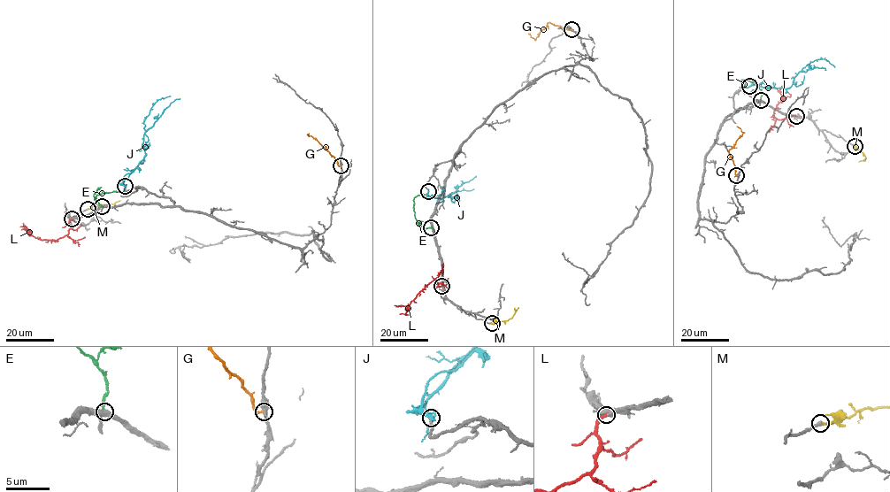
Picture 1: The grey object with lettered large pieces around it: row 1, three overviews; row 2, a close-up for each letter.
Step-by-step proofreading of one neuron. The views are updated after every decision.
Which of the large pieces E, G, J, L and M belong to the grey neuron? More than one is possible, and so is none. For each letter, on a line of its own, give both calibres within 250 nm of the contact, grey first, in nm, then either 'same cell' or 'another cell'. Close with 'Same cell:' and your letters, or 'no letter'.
E: 400 nm thick on the grey side, 320 nm on the other; another cell
G: 340 nm thick on the grey side, 220 nm on the other; another cell
J: 240 nm thick on the grey side, 320 nm on the other; another cell
L: 320 nm thick on the grey side, 320 nm on the other; same cell
M: 320 nm thick on the grey side, 300 nm on the other; same cell
Same cell: L, M

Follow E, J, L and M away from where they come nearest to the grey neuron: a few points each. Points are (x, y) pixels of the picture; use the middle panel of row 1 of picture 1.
E: (432, 227), (422, 227), (415, 216), (413, 200), (417, 196), (425, 194)
J: (428, 190), (429, 197), (441, 198), (455, 197), (450, 194), (448, 196), (452, 192), (474, 188)
L: (441, 286), (434, 280), (425, 286), (410, 302), (407, 314), (399, 314)
M: (492, 324), (508, 320), (518, 307)

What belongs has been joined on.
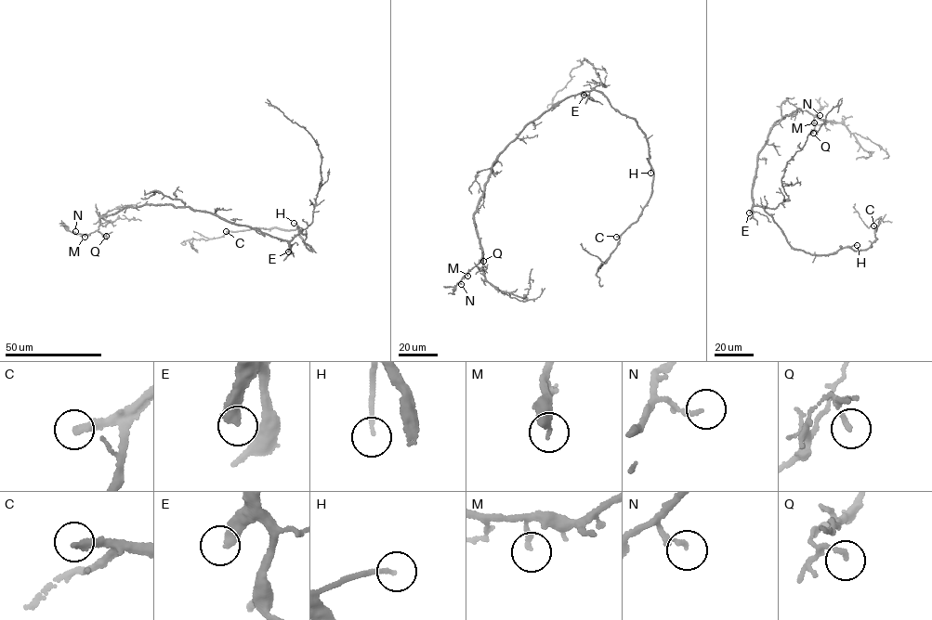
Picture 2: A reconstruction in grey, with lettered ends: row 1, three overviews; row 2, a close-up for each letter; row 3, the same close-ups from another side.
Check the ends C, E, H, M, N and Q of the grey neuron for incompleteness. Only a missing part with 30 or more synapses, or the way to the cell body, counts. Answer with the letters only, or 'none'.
C, E, H

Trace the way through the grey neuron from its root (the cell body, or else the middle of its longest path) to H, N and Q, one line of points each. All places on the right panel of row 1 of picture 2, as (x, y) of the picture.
H: (753, 201), (755, 206), (763, 207), (771, 215), (786, 241), (795, 249), (811, 254), (827, 254), (857, 245)
N: (753, 201), (757, 161), (775, 122), (802, 109), (832, 122), (820, 124), (813, 122), (820, 115)
Q: (753, 201), (757, 161), (775, 122), (802, 109), (832, 122), (815, 125), (813, 133)

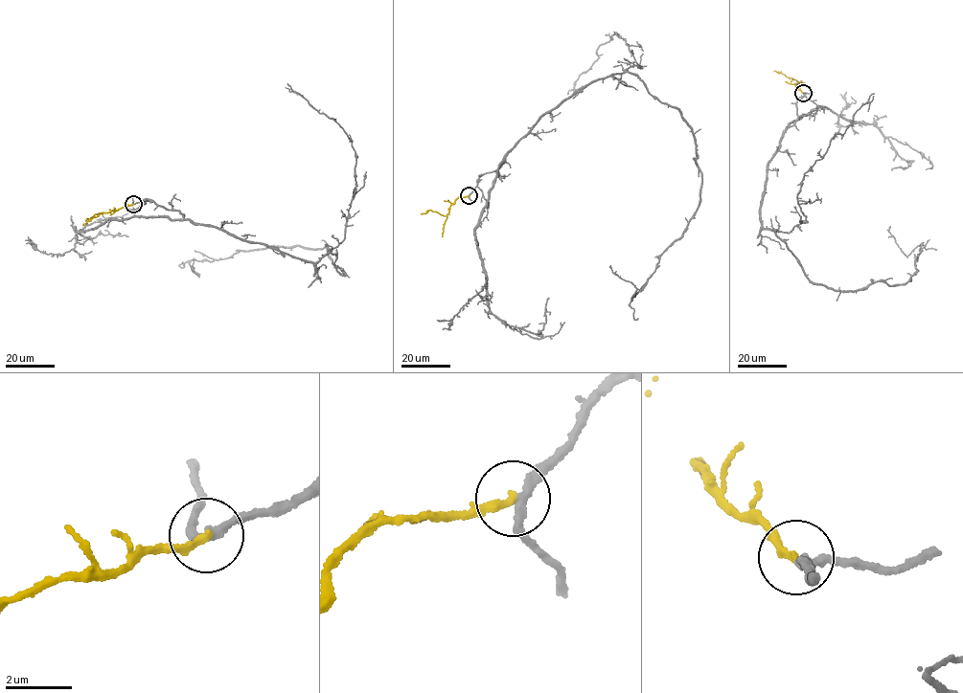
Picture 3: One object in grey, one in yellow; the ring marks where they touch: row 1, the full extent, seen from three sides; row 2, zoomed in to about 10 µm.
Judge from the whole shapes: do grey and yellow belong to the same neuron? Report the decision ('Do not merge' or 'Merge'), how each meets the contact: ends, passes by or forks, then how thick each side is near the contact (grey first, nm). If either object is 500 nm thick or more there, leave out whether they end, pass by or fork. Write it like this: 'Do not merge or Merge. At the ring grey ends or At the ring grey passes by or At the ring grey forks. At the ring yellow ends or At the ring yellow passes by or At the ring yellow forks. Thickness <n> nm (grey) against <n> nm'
Merge. At the ring grey passes by. At the ring yellow ends. Thickness 240 nm (grey) against 240 nm

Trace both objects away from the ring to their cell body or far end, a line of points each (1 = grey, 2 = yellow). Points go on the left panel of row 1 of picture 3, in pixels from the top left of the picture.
1: (133, 204), (147, 199), (315, 262), (336, 254), (345, 275), (326, 245), (192, 260), (198, 276), (194, 258)
2: (133, 204), (101, 212), (82, 225)

